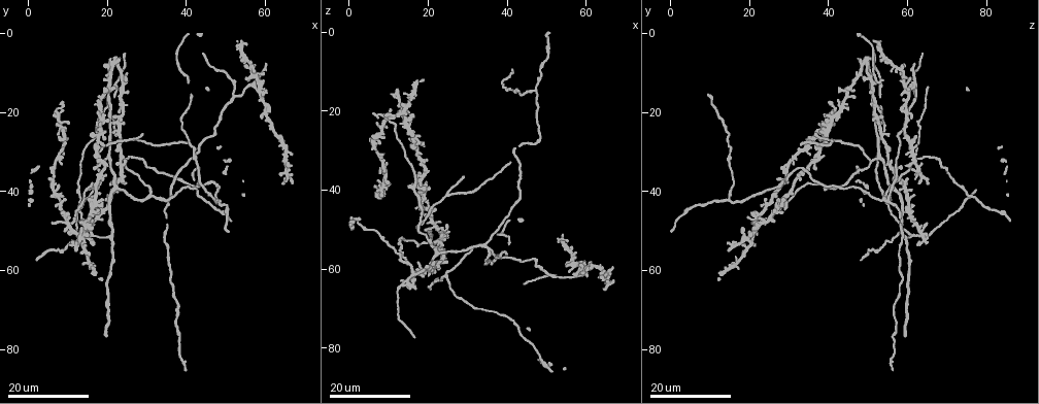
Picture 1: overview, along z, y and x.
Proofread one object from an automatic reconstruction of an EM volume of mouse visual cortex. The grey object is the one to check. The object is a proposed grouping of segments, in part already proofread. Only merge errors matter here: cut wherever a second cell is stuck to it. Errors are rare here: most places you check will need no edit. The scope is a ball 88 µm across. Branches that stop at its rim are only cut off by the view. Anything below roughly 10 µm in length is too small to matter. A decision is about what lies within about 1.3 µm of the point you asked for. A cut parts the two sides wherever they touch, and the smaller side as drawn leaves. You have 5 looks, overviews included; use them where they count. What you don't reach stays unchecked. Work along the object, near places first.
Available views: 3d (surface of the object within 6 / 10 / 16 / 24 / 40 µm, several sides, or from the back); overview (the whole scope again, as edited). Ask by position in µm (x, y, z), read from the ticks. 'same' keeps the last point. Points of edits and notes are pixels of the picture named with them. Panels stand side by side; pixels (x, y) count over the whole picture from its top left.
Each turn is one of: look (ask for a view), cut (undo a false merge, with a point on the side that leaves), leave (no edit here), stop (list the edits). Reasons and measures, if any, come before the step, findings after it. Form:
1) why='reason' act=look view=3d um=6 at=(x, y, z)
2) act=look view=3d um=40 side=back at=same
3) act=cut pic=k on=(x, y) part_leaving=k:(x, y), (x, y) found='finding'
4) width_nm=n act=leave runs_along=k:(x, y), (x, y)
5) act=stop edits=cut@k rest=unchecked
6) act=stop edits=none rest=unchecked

why='three arms meet' act=look view=3d um=24 at=(46.5, 42.0, 15.0)

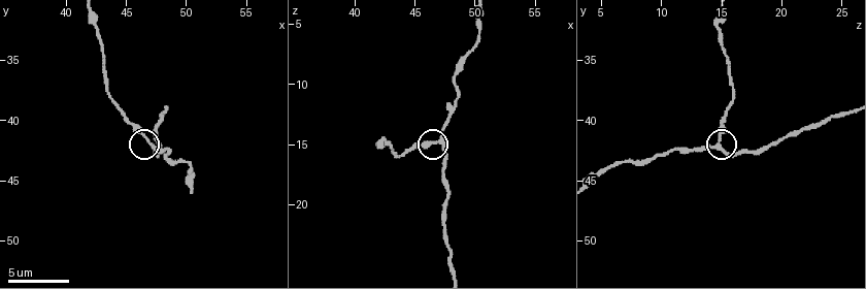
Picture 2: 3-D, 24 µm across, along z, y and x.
why='closer look' act=look view=3d um=10 at=(47.2, 41.8, 14.6)

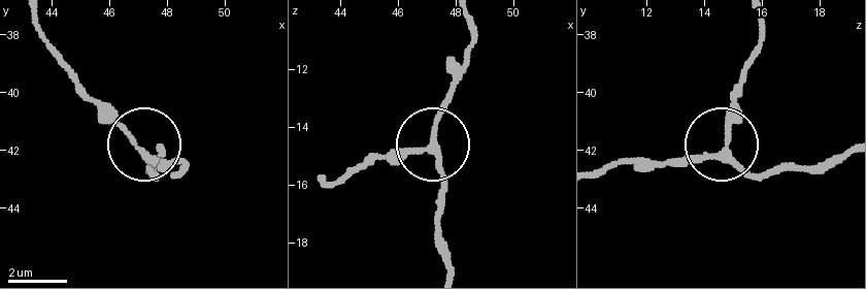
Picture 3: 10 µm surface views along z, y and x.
side_arm_um=20 act=leave runs_along=3:(444, 266), (435, 140), (442, 103), (464, 61) found='one cell here'

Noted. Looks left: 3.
why='looks like a crossing' act=look view=3d um=16 at=(14.5, 51.5, 62.5)

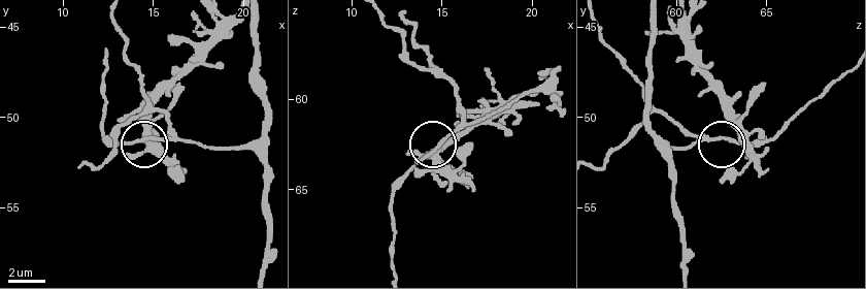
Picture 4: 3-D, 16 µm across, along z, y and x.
act=look view=3d um=10 at=(14.2, 51.3, 63.0)

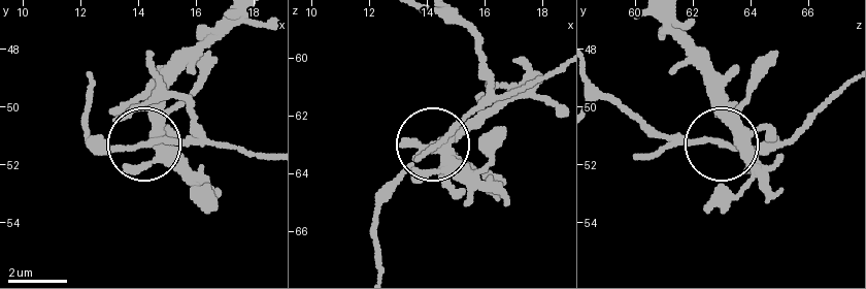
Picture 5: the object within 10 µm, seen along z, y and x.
act=look view=3d um=10 side=back at=(14.3, 51.2, 63.1)

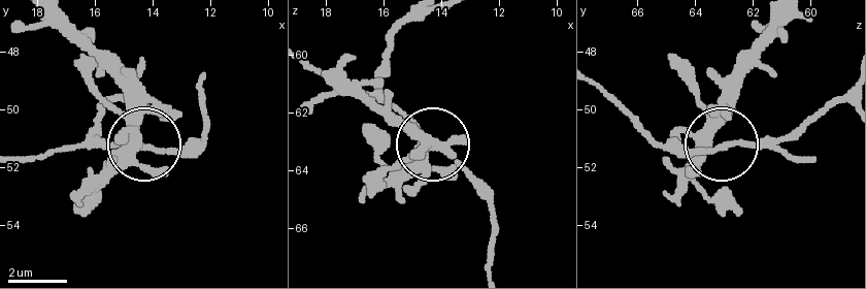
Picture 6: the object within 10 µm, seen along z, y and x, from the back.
side_arm_um=22 act=leave runs_along=6:(18, 155), (199, 148) found='continuous, no second cell'

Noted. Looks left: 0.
act=stop edits=none rest=unchecked

